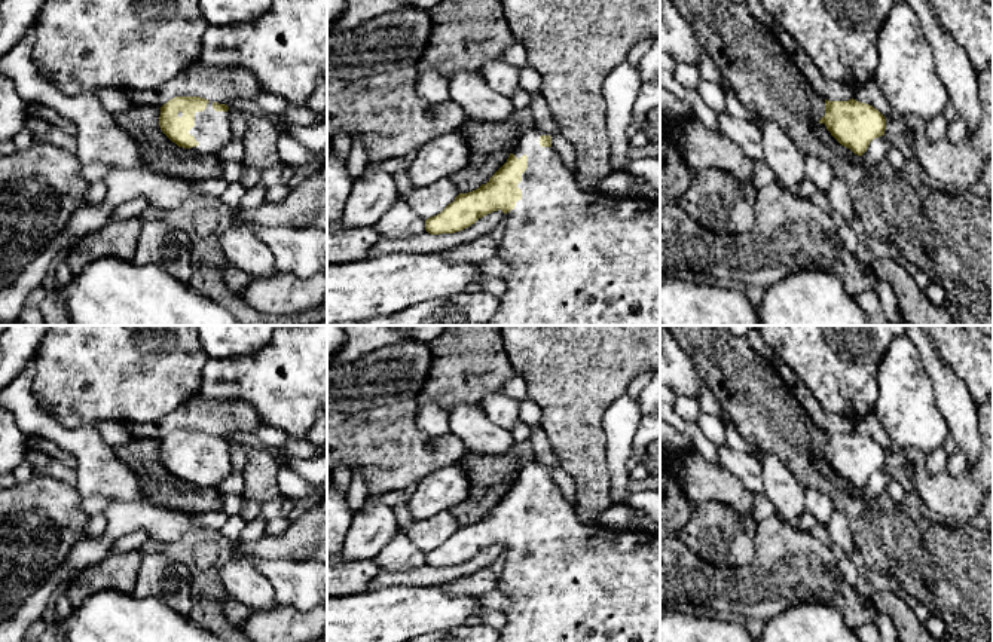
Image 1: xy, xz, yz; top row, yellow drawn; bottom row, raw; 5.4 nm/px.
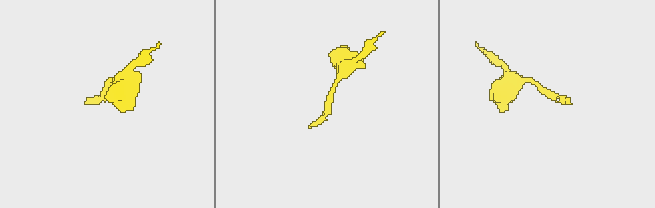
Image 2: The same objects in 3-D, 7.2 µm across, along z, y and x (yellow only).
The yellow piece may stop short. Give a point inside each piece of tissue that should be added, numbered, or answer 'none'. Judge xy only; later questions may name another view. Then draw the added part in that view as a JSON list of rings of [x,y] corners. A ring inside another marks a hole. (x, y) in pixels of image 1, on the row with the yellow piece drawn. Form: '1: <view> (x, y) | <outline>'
1: xy (211, 130) | [[[213,103],[207,104],[204,111],[195,113],[195,126],[189,131],[190,135],[199,143],[192,147],[195,155],[214,155],[233,140],[230,120],[230,110],[216,111]]]

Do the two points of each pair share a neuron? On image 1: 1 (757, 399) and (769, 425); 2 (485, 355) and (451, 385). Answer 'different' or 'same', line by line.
1: same
2: same

